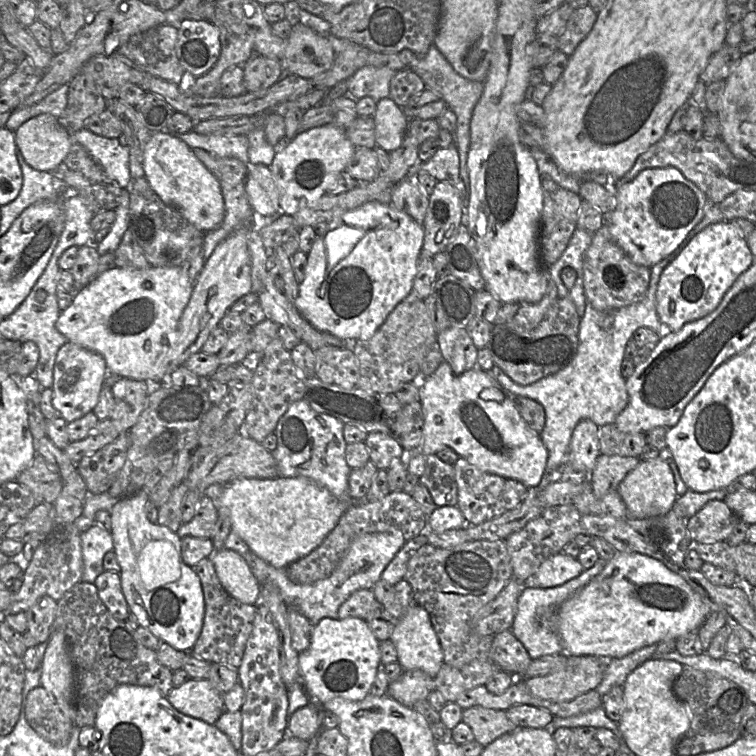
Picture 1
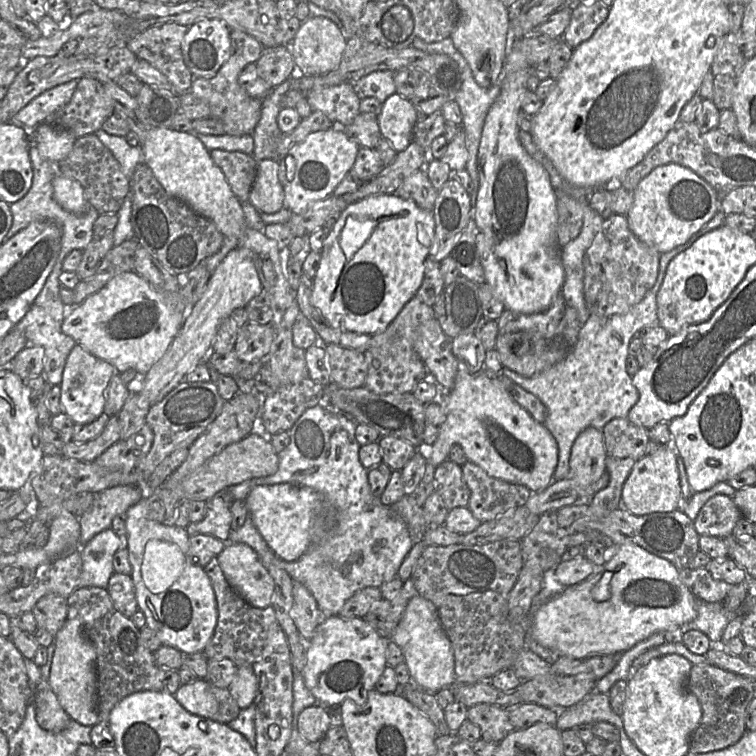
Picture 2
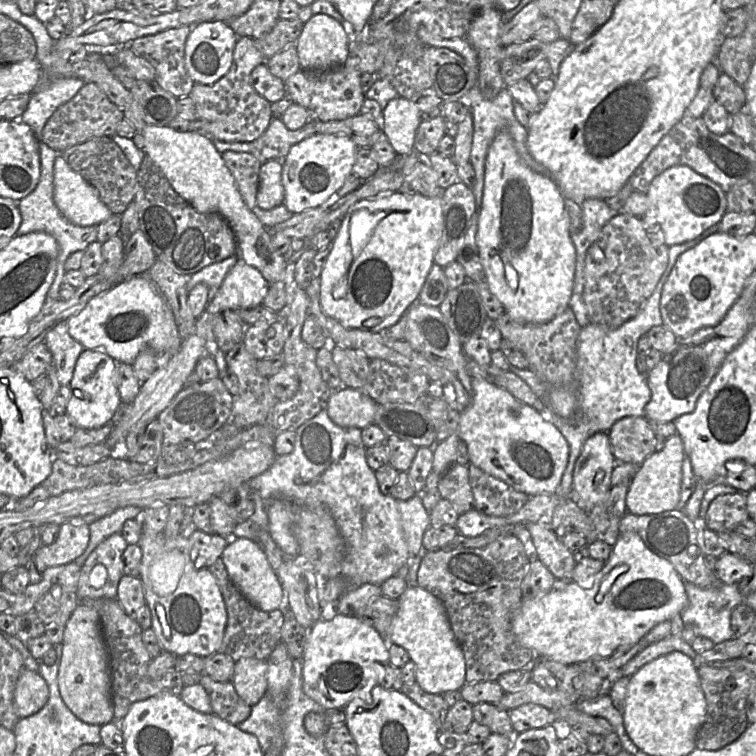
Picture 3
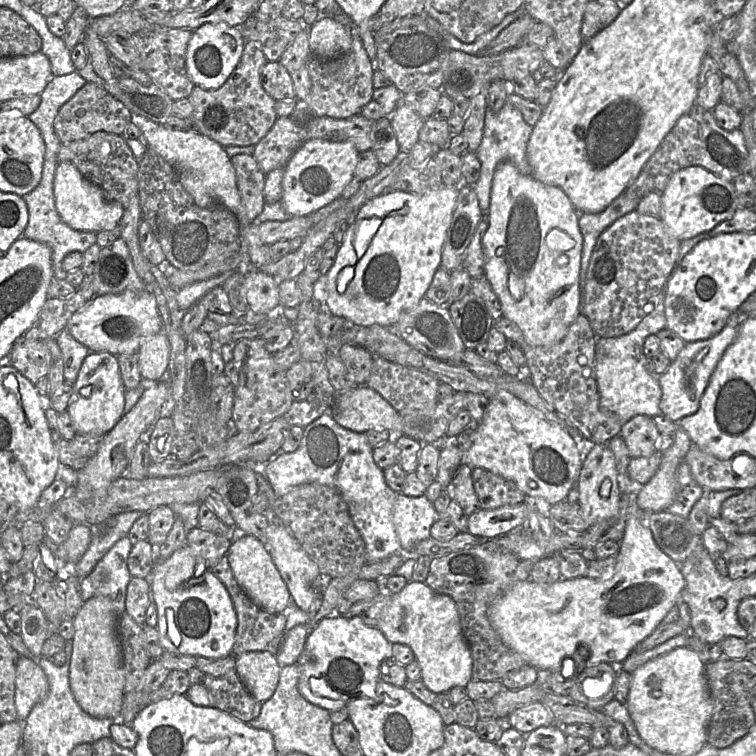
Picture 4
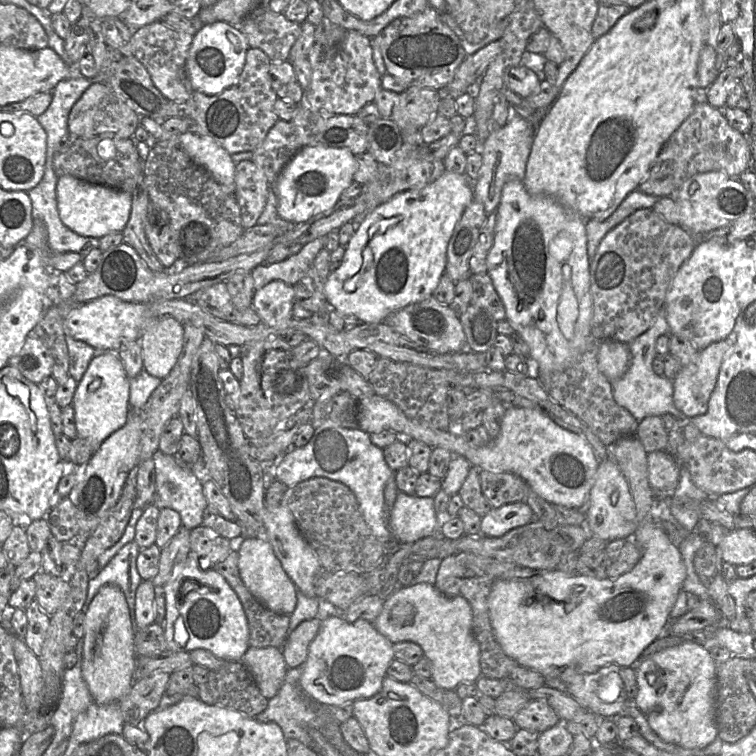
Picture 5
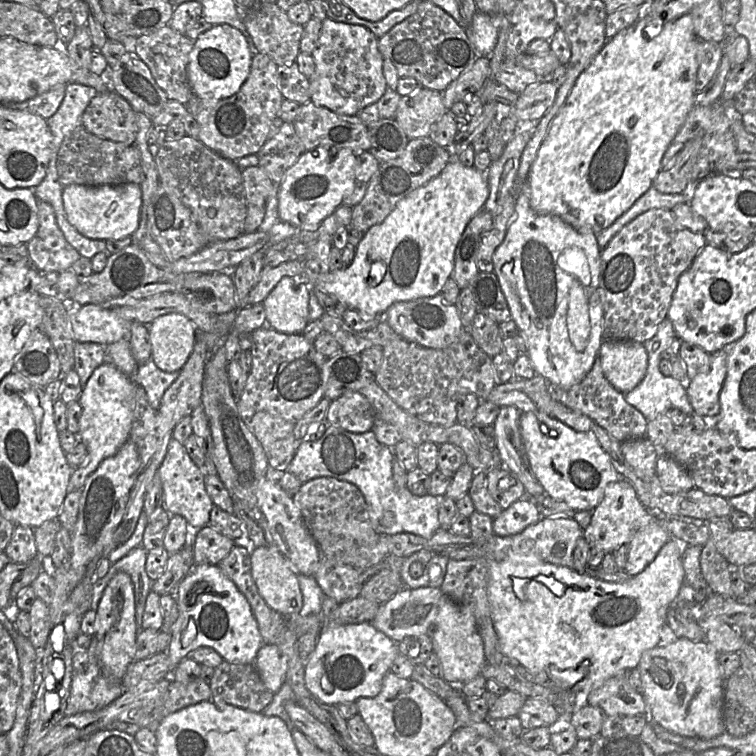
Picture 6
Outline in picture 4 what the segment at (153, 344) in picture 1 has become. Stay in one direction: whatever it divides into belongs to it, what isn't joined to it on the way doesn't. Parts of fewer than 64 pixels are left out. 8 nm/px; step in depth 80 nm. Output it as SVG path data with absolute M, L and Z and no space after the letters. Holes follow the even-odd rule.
M131 290L119 294L95 296L68 320L69 333L91 352L109 352L115 356L138 353L142 343L162 332L156 296L150 291Z

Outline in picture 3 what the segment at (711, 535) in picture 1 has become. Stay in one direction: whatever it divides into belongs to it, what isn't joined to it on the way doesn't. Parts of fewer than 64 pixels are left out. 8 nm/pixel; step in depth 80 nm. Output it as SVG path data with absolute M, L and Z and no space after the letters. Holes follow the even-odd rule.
M746 493L722 494L715 497L703 519L703 526L715 532L735 530L739 523L750 517Z

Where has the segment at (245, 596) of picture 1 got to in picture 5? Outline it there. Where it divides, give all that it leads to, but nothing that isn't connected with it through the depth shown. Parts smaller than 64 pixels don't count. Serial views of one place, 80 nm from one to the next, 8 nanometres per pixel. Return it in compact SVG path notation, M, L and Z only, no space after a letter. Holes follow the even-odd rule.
M243 537L234 545L238 551L238 568L240 576L251 593L269 610L290 615L297 604L298 590L283 569L271 544L264 537Z

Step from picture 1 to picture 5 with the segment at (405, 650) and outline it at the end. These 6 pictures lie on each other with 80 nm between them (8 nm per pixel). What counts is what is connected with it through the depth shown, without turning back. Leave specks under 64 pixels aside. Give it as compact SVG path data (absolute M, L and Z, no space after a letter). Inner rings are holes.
M428 583L401 587L385 599L382 611L373 625L393 644L411 641L421 646L424 657L431 662L431 679L440 688L455 690L457 686L475 682L482 676L480 646L472 631L472 609L463 597L442 594L434 585Z

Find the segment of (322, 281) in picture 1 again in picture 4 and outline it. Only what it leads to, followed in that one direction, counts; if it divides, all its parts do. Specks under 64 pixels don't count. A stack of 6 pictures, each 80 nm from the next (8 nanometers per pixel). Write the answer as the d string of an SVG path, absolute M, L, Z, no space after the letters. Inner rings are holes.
M442 186L423 193L388 190L362 205L353 219L379 218L381 224L374 232L366 252L359 258L355 248L355 232L359 222L352 223L345 232L335 262L326 274L326 303L332 315L346 318L356 325L393 327L406 309L417 305L429 288L433 276L441 267L442 248L446 231L458 200L458 187Z

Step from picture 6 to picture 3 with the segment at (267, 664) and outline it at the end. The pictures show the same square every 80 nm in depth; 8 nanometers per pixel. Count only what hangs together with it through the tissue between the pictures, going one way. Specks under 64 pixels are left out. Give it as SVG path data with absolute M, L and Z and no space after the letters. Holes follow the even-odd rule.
M256 658L239 659L235 664L232 683L247 704L255 705L267 692L267 661Z

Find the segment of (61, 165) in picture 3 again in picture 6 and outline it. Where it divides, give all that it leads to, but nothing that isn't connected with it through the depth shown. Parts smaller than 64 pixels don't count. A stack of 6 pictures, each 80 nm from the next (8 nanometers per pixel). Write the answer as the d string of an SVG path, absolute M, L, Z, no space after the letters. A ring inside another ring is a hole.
M136 183L88 186L72 184L62 190L67 221L90 239L123 239L131 237L139 226L142 205L141 187Z

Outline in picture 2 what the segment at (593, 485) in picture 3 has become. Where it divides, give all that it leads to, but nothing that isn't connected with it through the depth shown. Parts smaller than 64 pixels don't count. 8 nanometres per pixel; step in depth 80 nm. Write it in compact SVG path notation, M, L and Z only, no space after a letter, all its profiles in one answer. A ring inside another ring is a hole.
M595 427L585 428L575 439L570 453L570 471L566 478L574 480L579 485L590 485L598 481L606 472L606 459L608 455L604 445L601 429Z

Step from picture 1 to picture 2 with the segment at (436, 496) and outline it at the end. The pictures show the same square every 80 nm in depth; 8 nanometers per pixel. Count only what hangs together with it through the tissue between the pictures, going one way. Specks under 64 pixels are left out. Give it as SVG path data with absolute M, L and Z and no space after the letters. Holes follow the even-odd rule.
M446 460L435 468L432 481L434 493L443 500L446 507L451 510L456 507L467 507L470 490L463 479L462 467Z

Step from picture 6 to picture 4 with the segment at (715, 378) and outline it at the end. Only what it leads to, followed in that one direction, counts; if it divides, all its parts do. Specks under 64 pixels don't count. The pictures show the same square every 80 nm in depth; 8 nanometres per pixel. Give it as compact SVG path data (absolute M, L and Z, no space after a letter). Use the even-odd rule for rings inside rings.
M737 310L728 320L726 326L715 336L695 341L695 342L688 342L685 344L683 349L680 351L678 356L672 361L671 365L669 366L668 370L661 374L657 380L662 389L662 397L660 401L660 409L664 416L667 416L671 420L678 422L683 417L692 415L696 413L700 407L700 400L705 392L705 389L718 365L721 358L730 347L730 345L736 339L738 334L738 329L741 323L748 317L743 317L742 314Z

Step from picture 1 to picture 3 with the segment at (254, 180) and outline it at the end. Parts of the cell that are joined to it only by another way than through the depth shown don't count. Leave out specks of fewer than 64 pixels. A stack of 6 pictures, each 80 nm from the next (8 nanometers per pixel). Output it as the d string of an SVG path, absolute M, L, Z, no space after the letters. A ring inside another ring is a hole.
M279 159L261 164L256 203L257 207L263 210L270 210L284 204L283 162L284 159Z

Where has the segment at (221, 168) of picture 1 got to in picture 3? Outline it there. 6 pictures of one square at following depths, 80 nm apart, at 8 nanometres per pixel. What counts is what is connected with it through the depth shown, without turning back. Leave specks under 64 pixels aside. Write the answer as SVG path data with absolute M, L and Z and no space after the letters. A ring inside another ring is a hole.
M226 151L221 155L245 204L253 210L257 206L260 162L251 153Z

